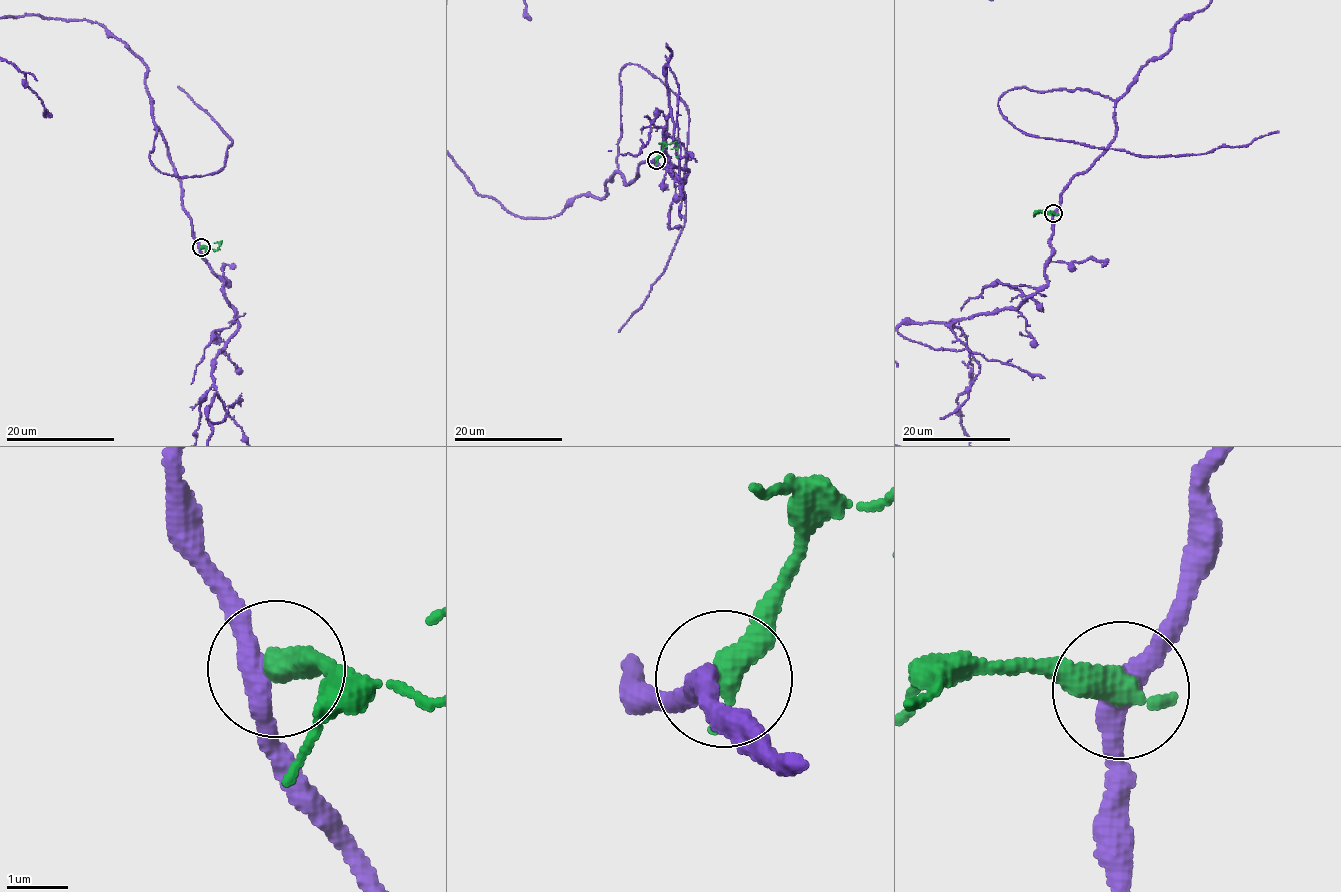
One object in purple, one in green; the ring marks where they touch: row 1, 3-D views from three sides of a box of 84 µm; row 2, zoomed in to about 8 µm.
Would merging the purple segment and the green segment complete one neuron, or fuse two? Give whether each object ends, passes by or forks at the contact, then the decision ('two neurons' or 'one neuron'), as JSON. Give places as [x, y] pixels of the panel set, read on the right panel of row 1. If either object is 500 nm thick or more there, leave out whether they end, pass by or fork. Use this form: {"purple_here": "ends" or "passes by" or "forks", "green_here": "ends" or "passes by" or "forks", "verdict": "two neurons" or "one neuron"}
{"verdict": "two neurons"}

